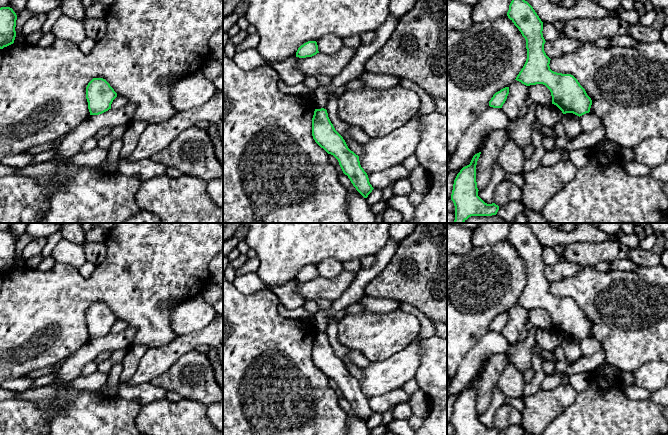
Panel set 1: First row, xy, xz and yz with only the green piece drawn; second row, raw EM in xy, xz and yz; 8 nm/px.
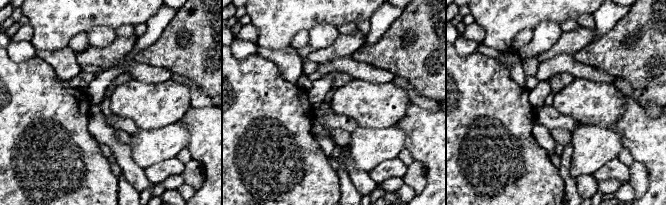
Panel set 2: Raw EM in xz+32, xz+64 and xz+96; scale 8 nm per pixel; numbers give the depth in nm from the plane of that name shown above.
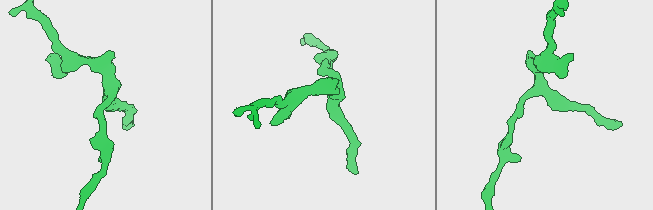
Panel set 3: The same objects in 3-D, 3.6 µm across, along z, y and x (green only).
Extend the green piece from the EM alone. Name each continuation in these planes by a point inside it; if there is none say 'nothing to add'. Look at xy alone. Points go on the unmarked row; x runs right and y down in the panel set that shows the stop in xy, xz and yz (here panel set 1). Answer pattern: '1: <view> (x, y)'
nothing to add

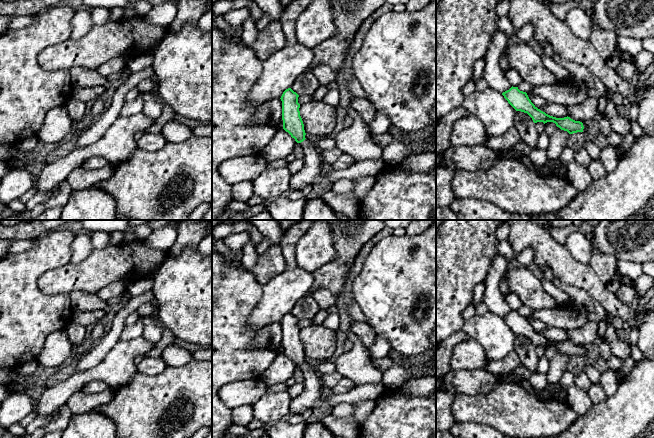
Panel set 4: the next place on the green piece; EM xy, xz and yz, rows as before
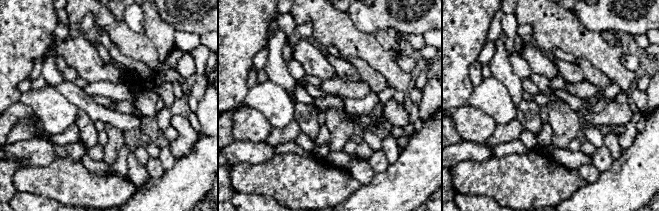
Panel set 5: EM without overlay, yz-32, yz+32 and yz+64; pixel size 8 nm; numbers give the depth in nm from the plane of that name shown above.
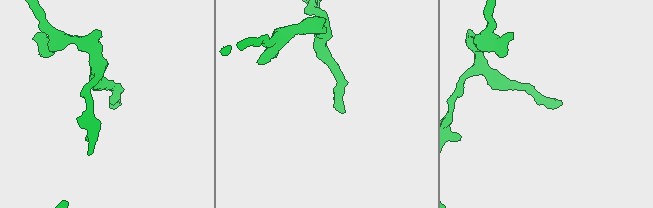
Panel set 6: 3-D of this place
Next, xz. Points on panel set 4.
1: xz (312, 395)

